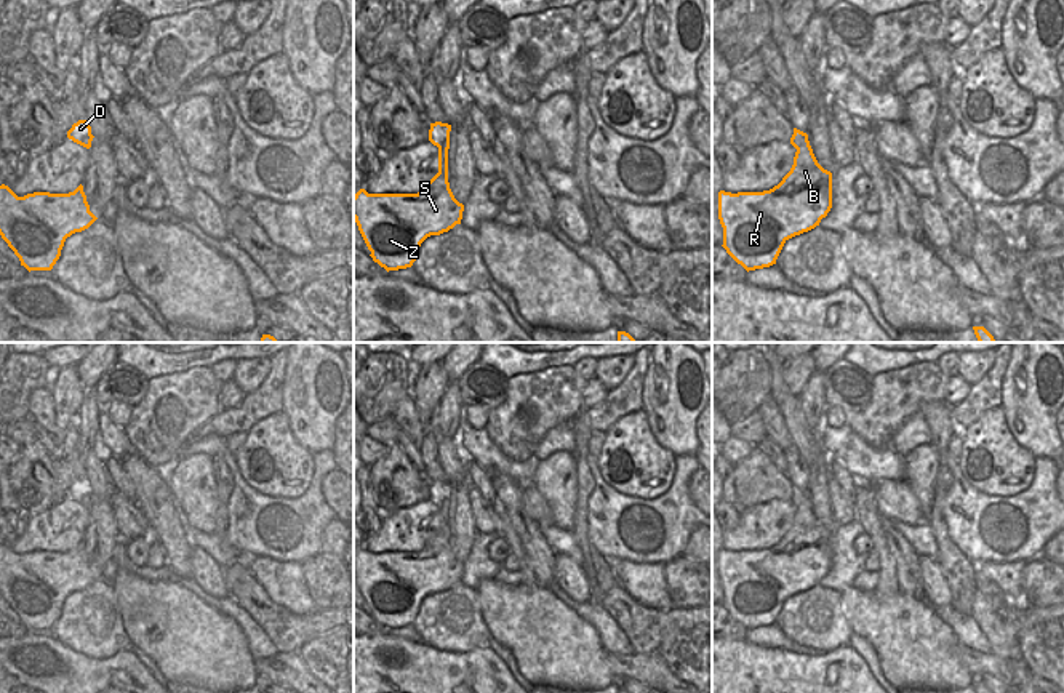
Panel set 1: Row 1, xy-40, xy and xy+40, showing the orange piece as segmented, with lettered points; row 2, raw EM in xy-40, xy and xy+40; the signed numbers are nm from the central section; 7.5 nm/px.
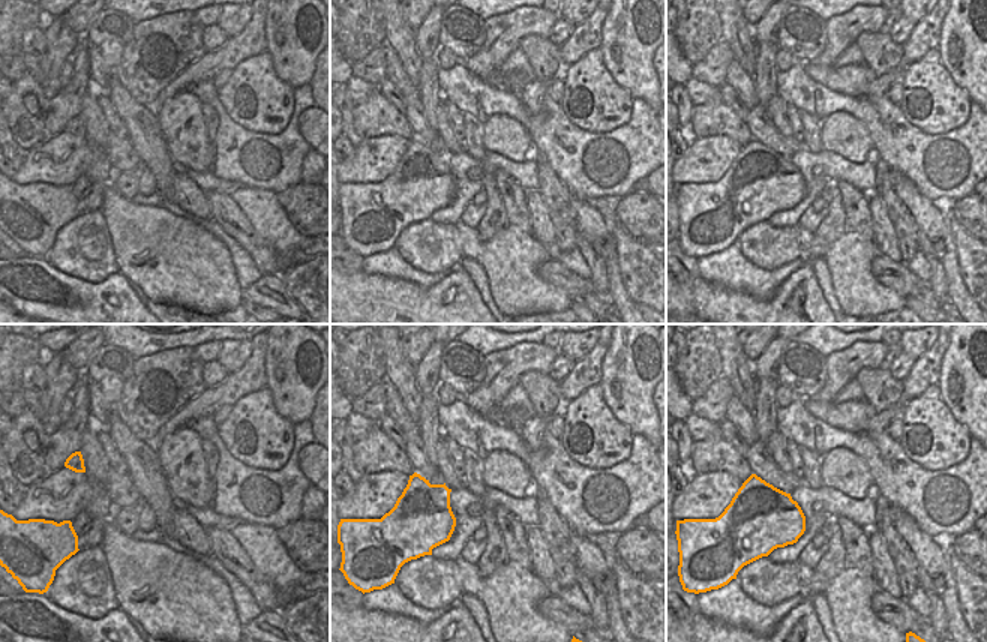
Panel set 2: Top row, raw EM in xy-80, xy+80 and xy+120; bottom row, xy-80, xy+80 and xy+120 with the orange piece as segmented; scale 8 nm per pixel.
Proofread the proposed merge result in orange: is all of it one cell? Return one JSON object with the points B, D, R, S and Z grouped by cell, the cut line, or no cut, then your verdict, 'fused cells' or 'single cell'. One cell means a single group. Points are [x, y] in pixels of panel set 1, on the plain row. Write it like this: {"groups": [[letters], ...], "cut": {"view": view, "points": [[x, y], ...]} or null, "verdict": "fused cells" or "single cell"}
{"groups": [["B", "D", "R", "S", "Z"]], "cut": null, "verdict": "single cell"}

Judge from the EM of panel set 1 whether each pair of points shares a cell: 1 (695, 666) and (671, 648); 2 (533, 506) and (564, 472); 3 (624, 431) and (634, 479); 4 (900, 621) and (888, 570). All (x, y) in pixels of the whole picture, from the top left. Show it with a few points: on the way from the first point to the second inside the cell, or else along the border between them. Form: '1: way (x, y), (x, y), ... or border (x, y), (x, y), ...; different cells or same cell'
1: way (688, 660), (677, 650); same cell
2: border (530, 484), (544, 498), (551, 520); different cells
3: way (629, 444), (634, 461), (644, 471); same cell
4: border (872, 591), (880, 596), (896, 596), (900, 592); different cells

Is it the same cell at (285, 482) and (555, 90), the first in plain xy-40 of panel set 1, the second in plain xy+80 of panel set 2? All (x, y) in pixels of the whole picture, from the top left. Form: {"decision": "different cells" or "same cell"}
{"decision": "different cells"}

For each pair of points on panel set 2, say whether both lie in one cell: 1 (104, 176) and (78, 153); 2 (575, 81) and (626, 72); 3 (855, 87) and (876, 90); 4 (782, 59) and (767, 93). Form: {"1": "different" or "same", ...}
{"1": "different", "2": "different", "3": "different", "4": "different"}

